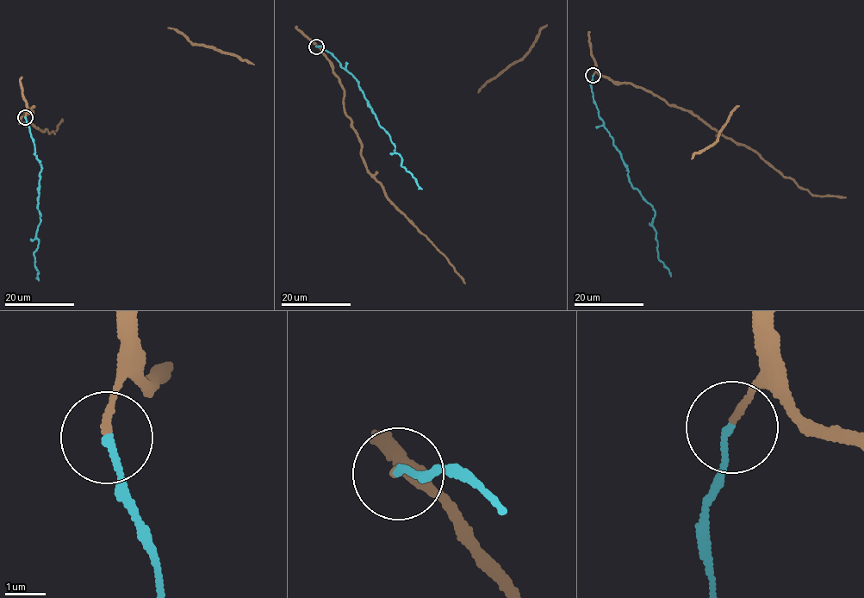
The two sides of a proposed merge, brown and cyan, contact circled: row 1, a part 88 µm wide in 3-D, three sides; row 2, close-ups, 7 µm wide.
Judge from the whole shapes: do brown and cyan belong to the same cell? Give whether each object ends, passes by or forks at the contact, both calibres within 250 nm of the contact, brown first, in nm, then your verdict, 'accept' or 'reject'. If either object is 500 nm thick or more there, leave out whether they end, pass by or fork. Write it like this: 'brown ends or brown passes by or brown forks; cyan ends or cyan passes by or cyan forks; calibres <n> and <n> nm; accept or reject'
brown ends; cyan ends; calibres 160 and 160 nm; accept

